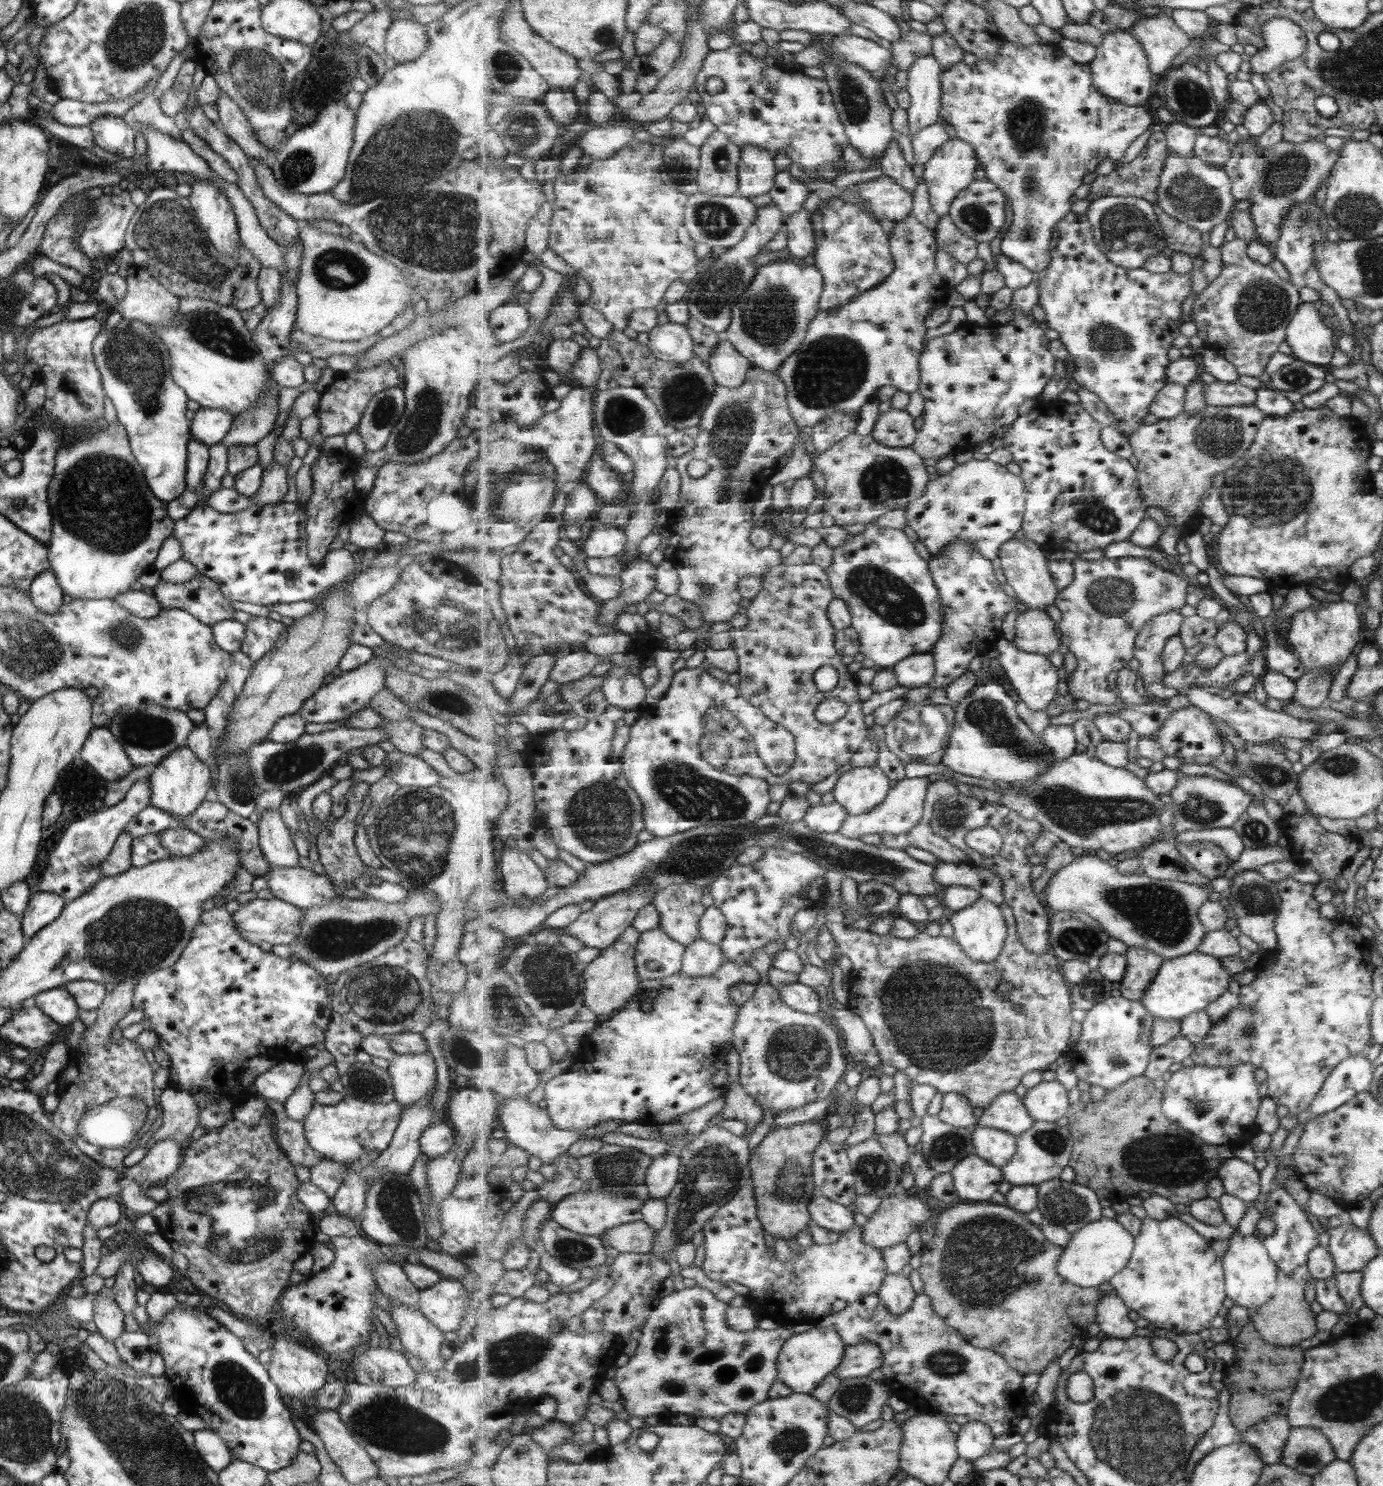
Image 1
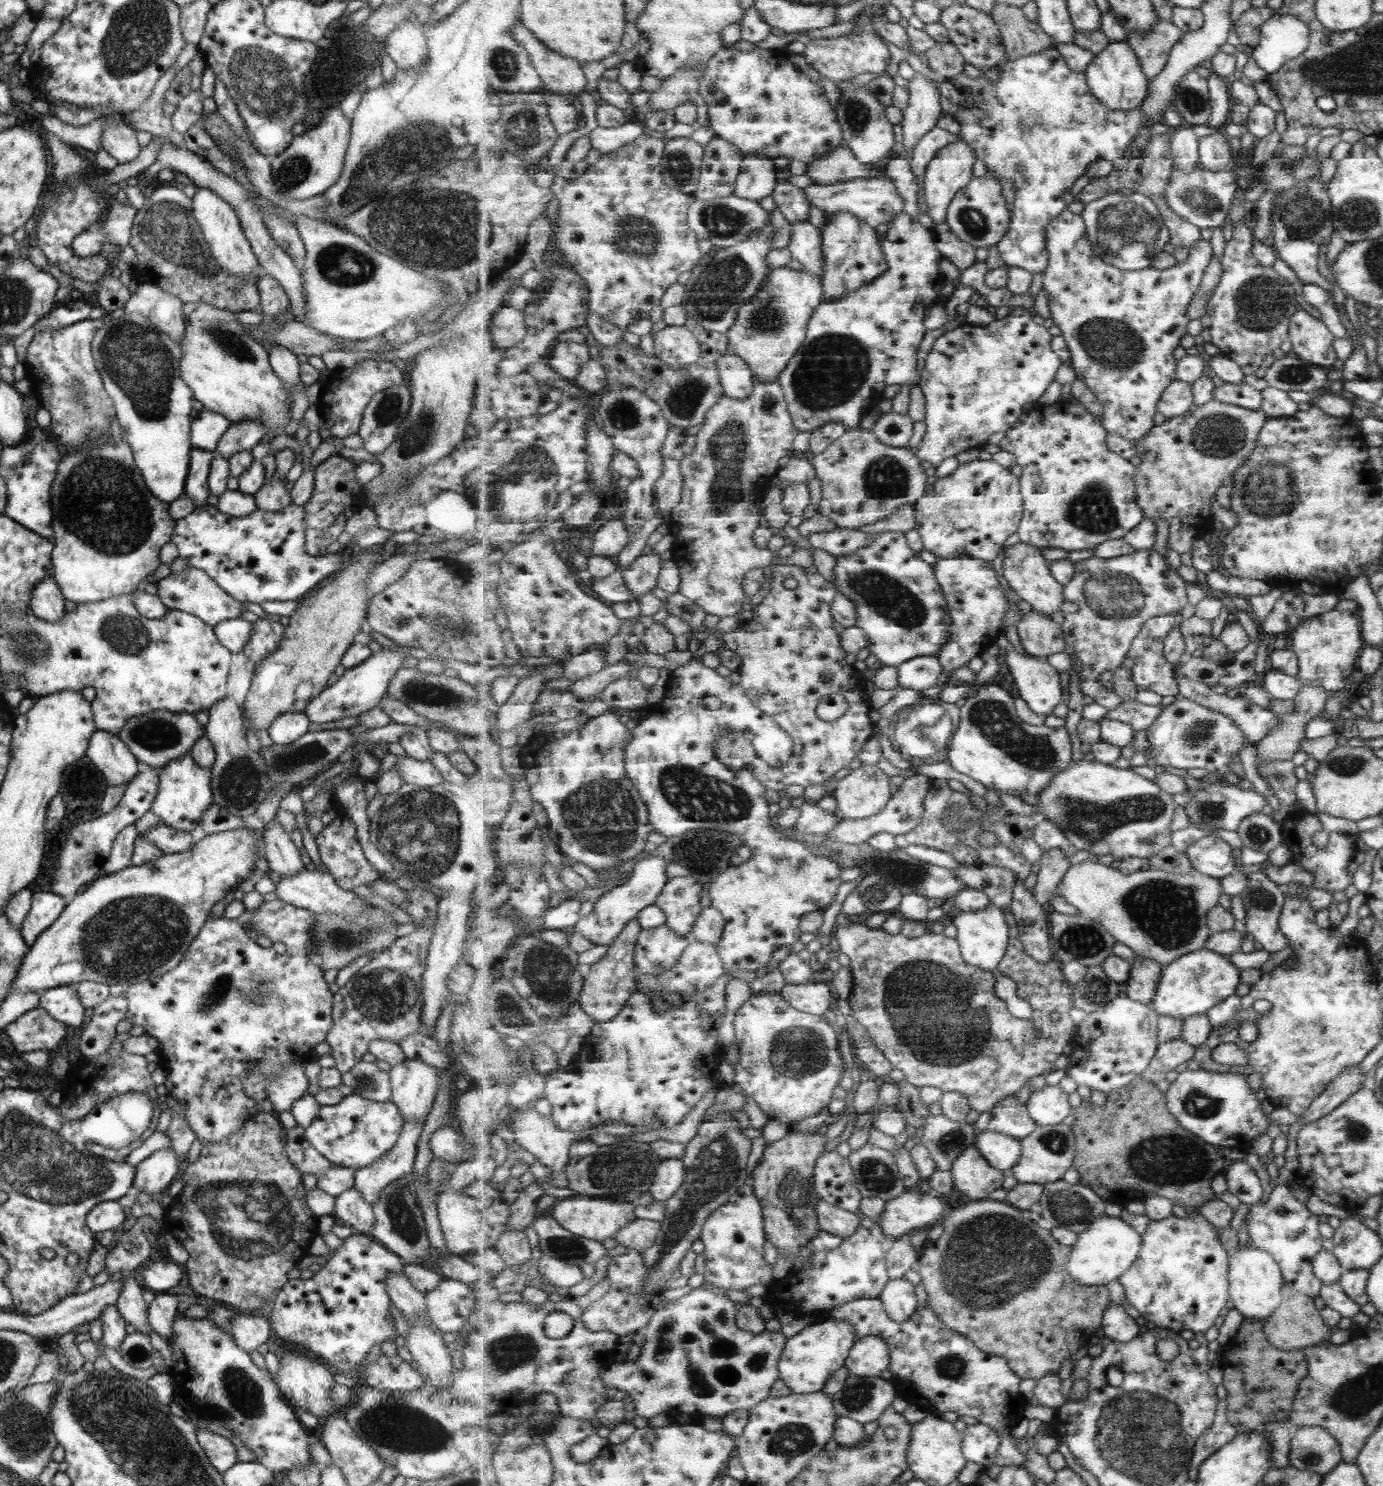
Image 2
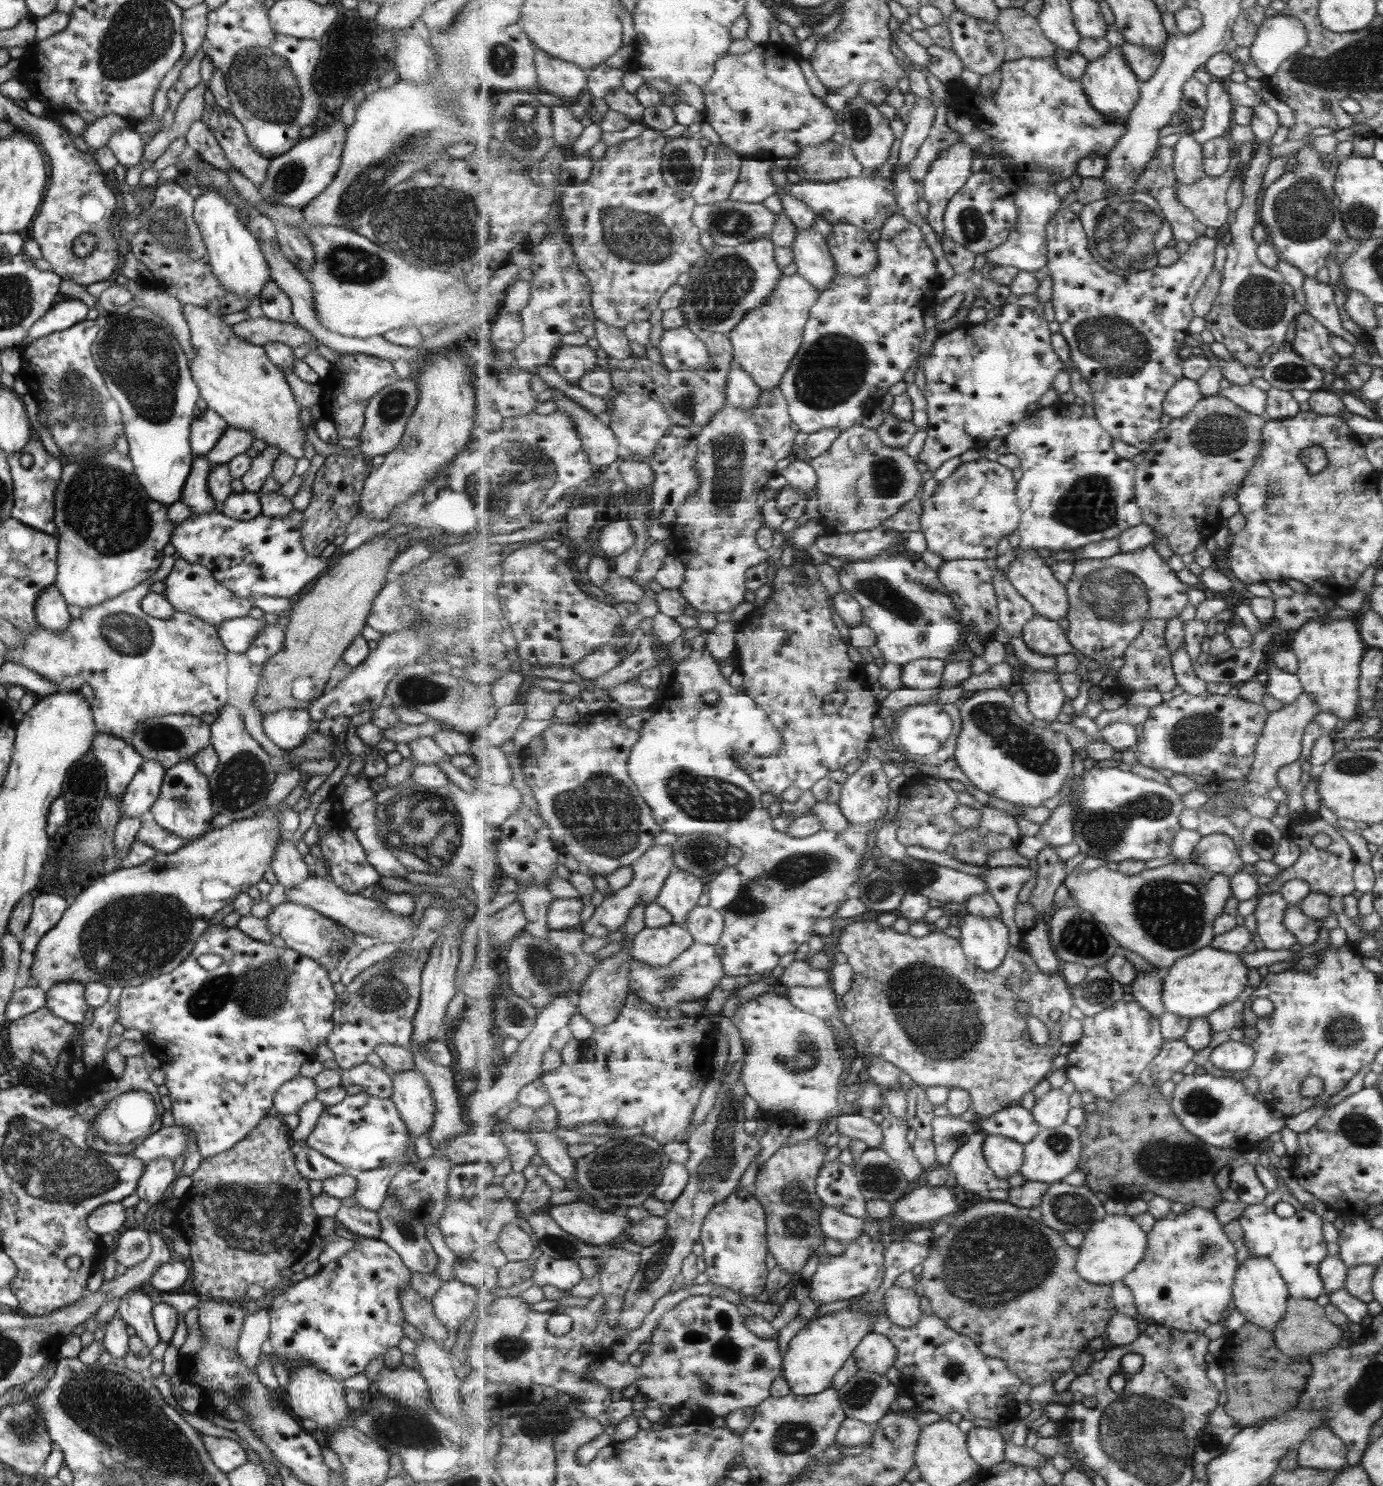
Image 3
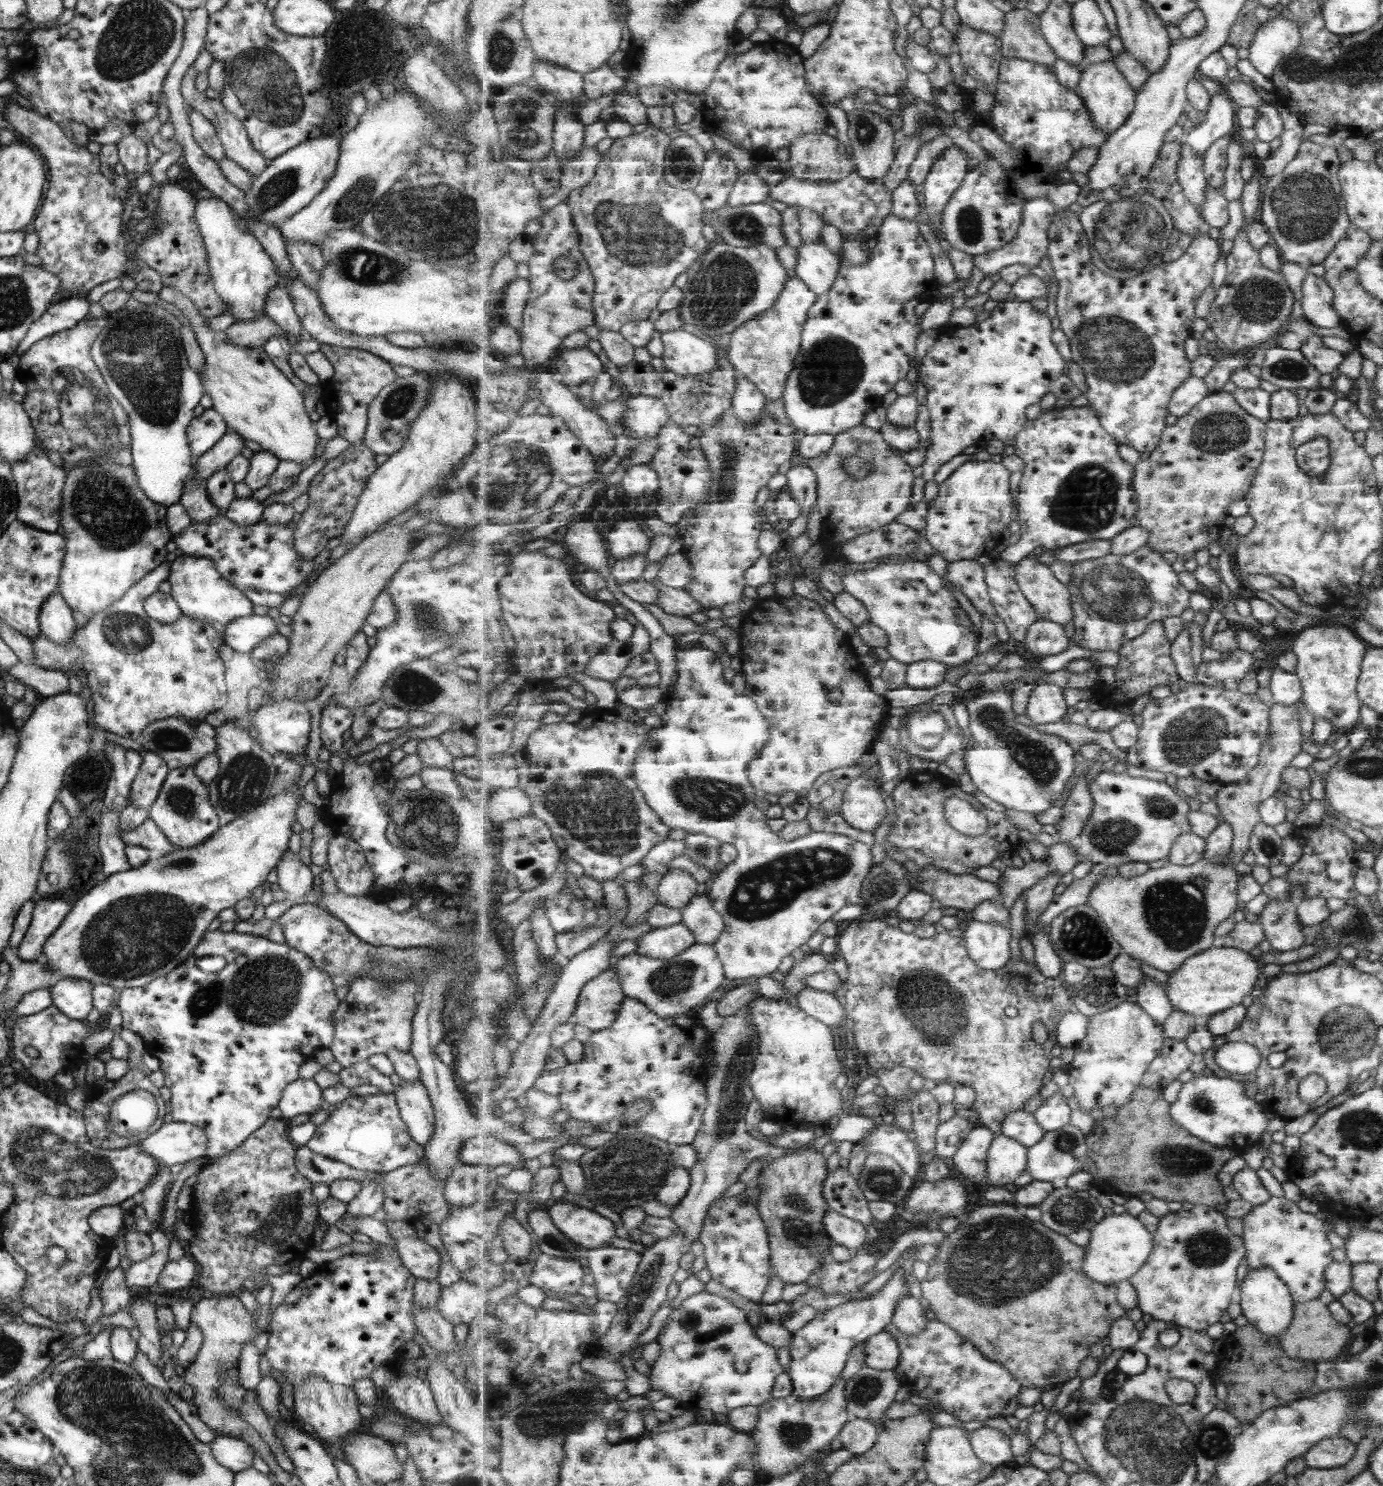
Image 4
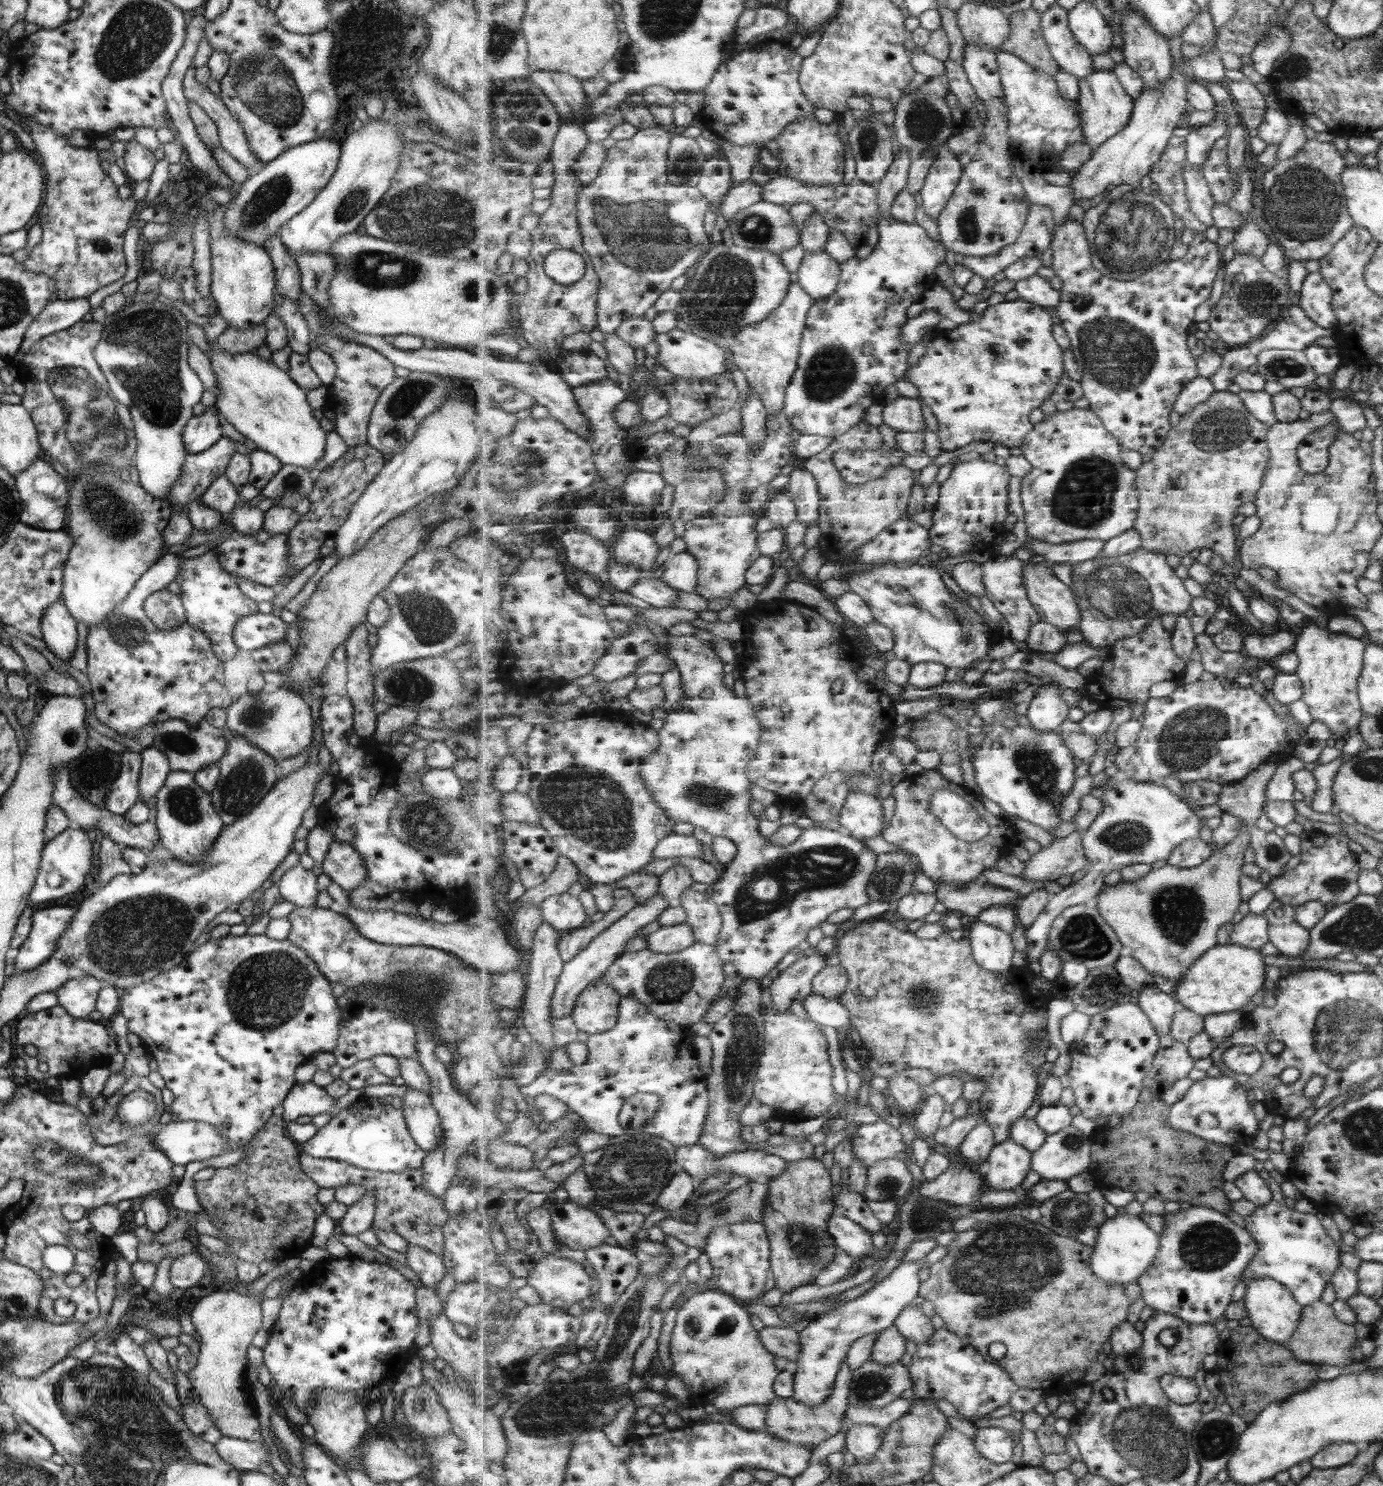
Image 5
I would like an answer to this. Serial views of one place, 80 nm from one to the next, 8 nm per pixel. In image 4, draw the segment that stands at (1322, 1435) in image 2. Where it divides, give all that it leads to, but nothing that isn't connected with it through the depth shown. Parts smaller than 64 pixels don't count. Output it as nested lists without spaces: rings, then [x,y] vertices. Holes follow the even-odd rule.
[[[1331,1437],[1313,1445],[1303,1454],[1303,1460],[1309,1468],[1332,1469],[1343,1466],[1354,1455],[1355,1449],[1356,1445],[1346,1438]]]

